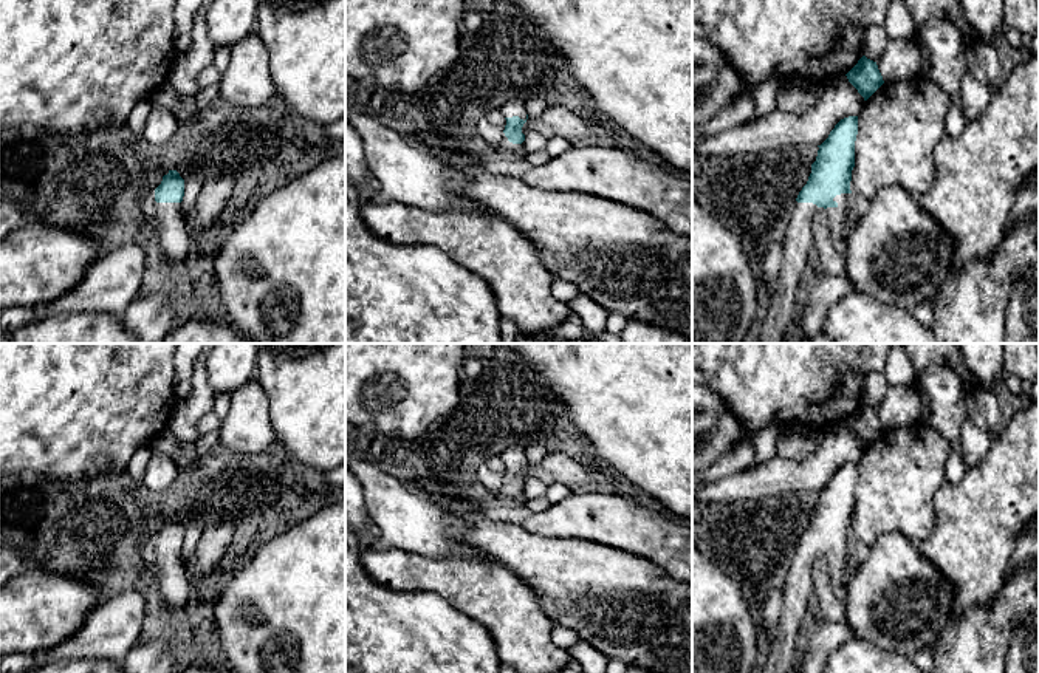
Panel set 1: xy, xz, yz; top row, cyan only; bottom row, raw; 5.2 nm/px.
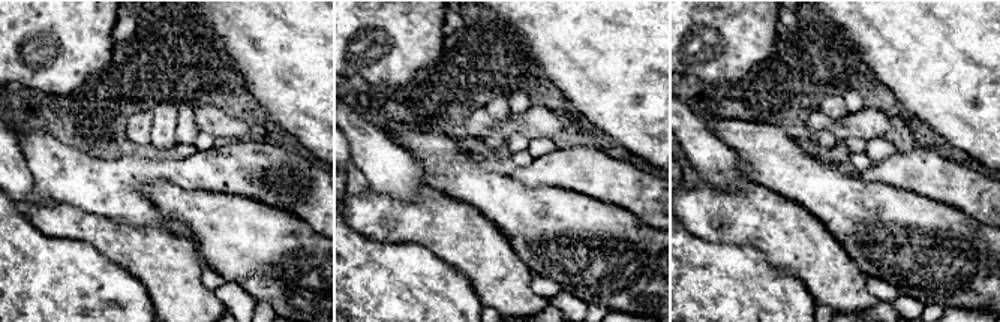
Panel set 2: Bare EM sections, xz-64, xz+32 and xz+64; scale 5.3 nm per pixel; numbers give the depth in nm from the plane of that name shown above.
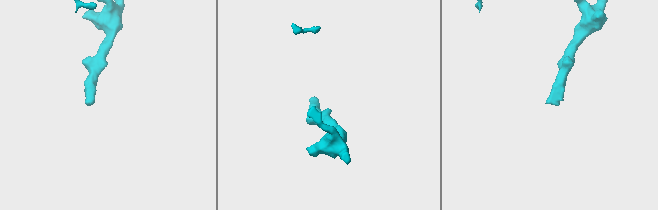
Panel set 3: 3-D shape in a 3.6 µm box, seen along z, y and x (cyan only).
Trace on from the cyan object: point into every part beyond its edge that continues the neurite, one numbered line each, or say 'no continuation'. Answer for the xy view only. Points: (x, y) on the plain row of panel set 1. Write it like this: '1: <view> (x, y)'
1: xy (174, 585)

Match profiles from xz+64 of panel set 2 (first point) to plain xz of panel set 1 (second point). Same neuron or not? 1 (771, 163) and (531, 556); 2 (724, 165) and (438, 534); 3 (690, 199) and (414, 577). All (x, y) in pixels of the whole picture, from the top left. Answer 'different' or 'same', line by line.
1: same
2: same
3: same

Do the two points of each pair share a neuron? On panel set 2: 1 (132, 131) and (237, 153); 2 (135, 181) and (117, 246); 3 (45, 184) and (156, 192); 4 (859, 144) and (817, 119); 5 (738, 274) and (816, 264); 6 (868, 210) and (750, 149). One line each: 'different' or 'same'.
1: different
2: different
3: different
4: different
5: different
6: same

